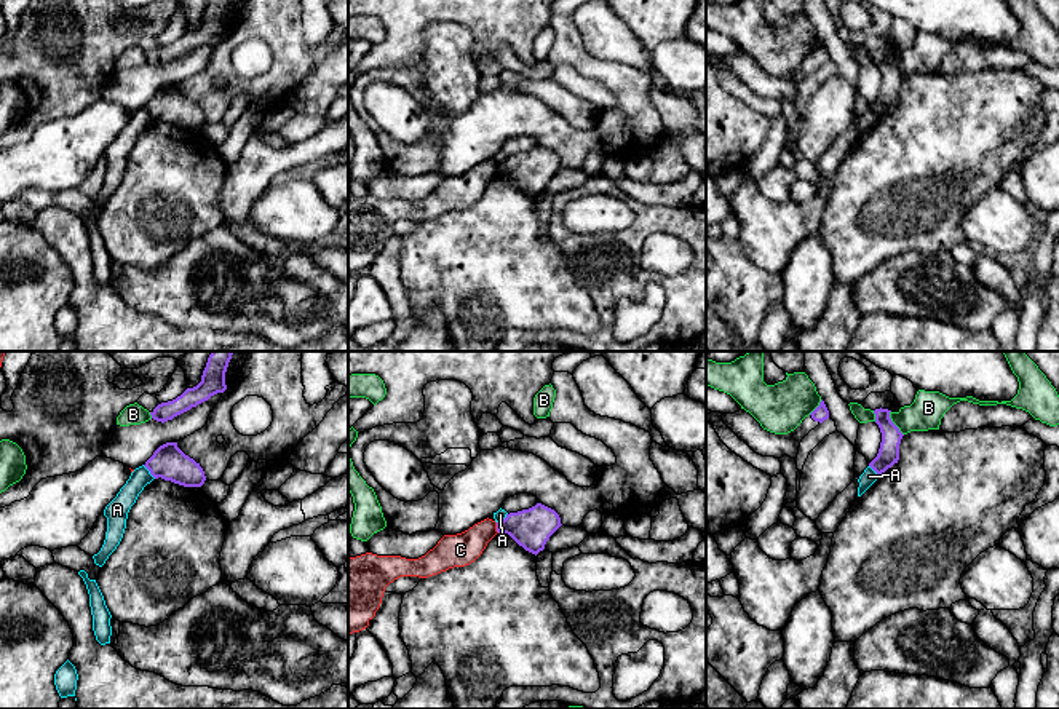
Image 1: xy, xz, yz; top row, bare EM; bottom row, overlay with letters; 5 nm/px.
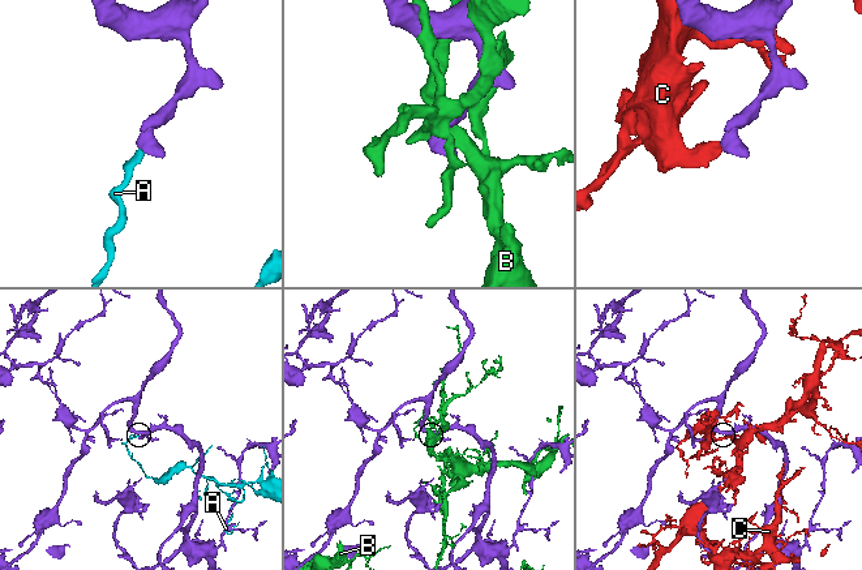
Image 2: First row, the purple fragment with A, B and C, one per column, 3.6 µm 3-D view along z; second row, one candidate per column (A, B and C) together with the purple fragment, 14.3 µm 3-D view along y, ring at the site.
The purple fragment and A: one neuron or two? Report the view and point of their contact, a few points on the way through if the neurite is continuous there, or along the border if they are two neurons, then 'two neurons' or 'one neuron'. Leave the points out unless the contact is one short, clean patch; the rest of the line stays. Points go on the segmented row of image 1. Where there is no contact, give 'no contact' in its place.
contact xy (149, 470); two neurons

